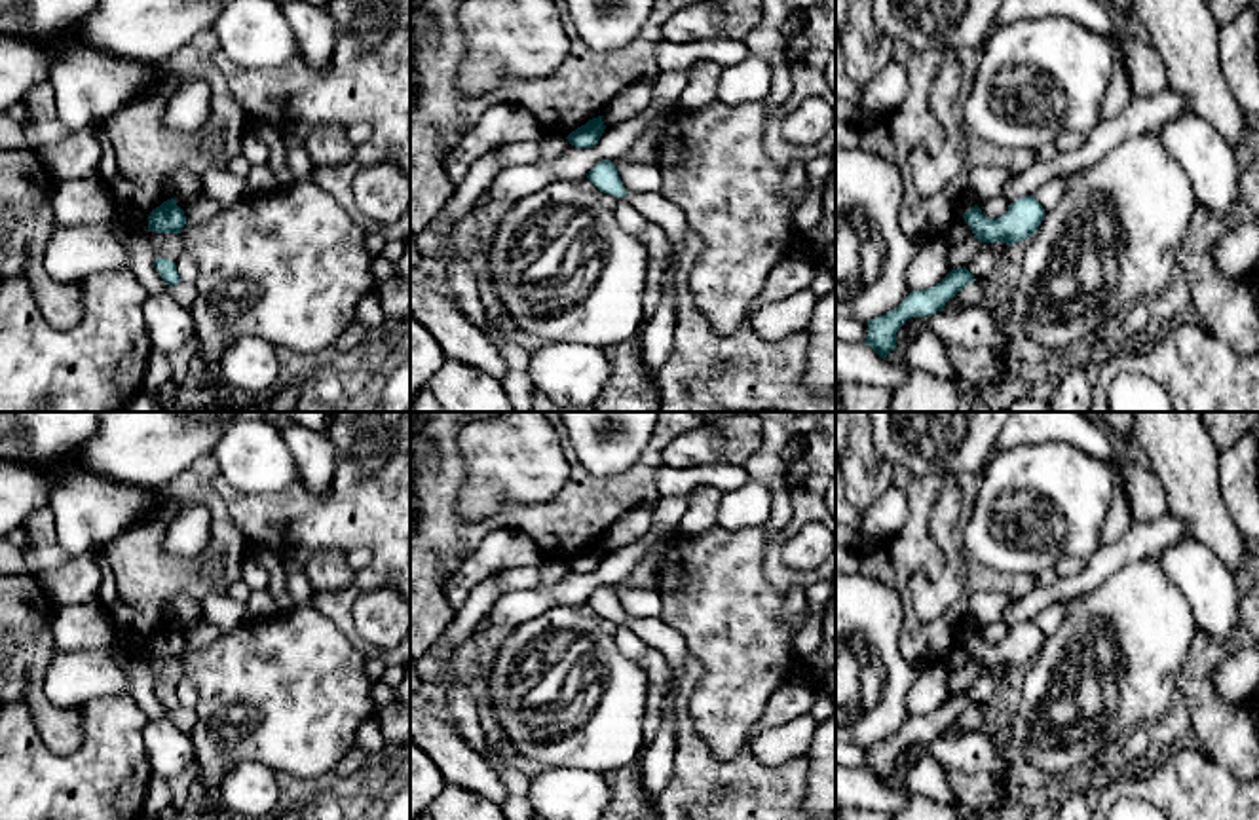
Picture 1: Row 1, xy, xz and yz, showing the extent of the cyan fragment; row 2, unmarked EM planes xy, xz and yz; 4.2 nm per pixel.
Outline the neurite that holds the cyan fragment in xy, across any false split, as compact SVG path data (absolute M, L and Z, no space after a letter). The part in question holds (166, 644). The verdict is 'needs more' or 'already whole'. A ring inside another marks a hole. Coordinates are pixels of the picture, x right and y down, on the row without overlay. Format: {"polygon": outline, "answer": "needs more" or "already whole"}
{"polygon": "M171 623L156 632L148 642L148 657L180 659L186 649L184 636Z", "answer": "already whole"}

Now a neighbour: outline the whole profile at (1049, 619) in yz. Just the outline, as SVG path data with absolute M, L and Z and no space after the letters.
M1075 598L1052 604L1031 621L1043 630L1044 636L1054 634L1058 626L1065 621L1073 600Z

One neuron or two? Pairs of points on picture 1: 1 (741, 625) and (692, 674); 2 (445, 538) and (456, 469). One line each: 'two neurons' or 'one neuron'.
1: two neurons
2: one neuron

